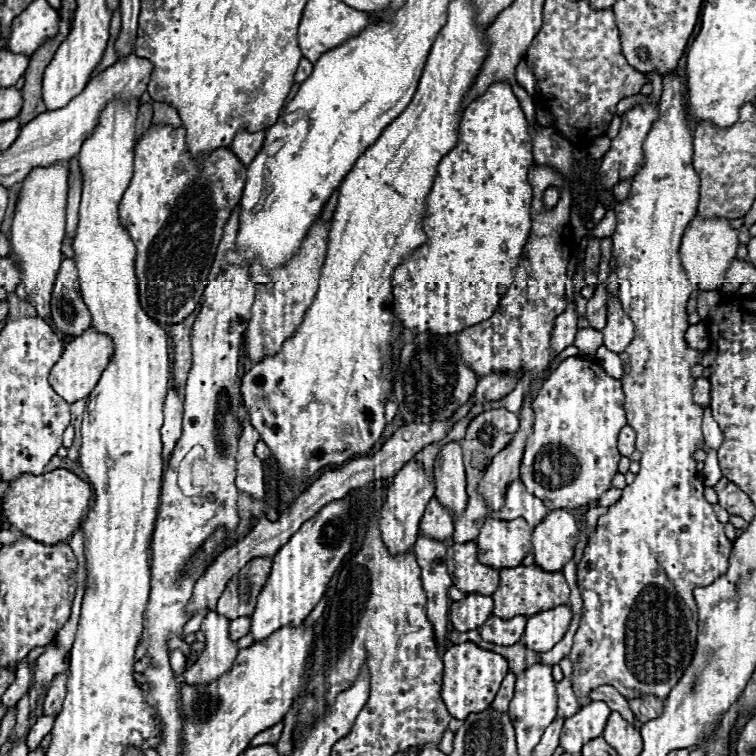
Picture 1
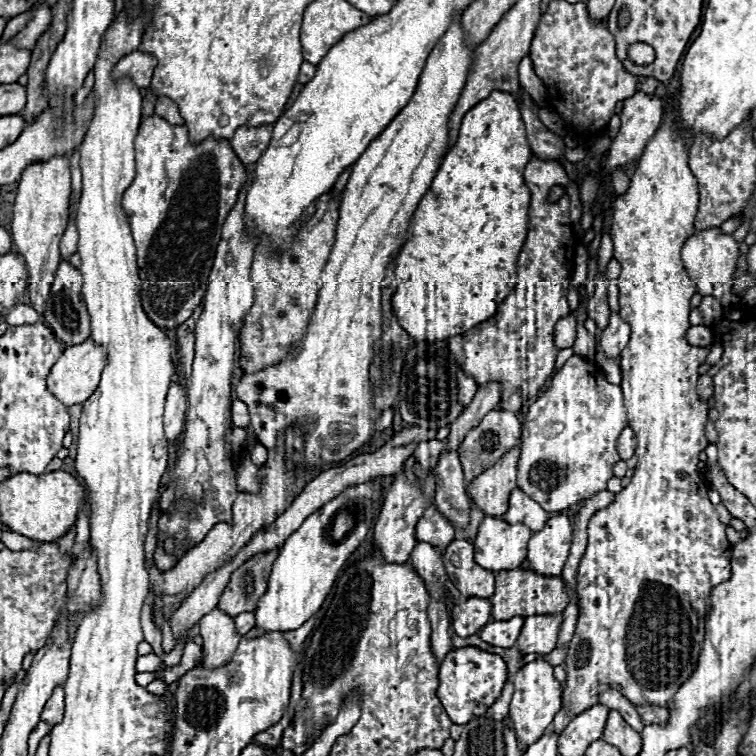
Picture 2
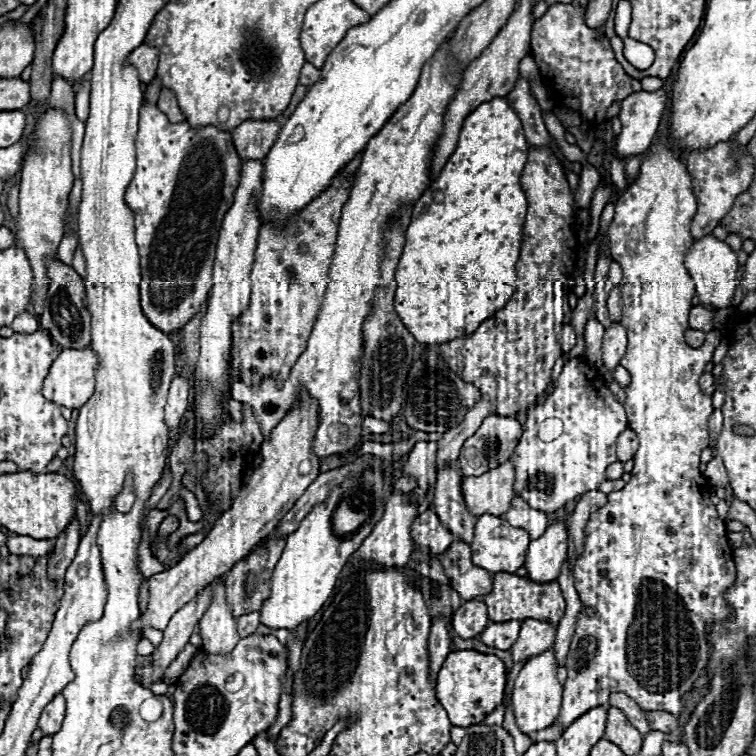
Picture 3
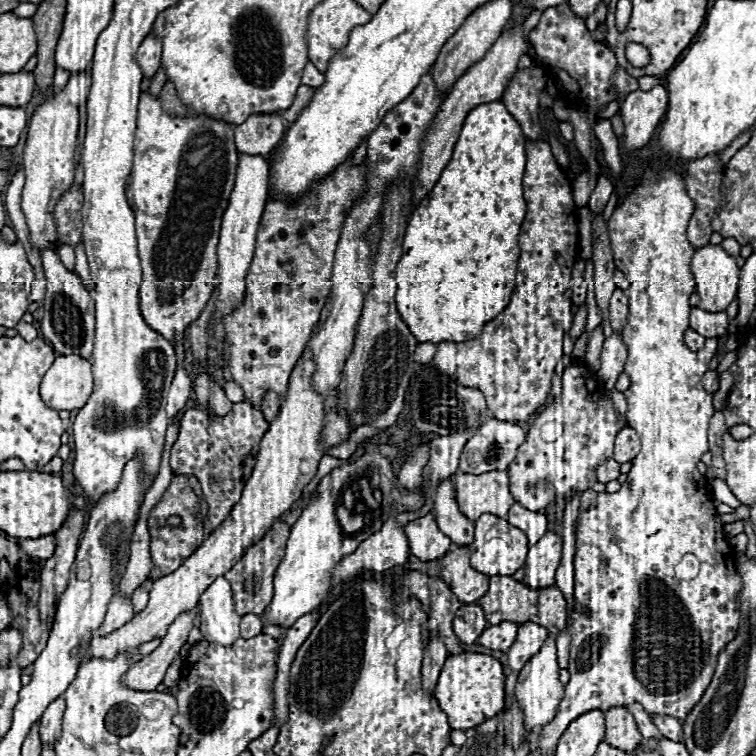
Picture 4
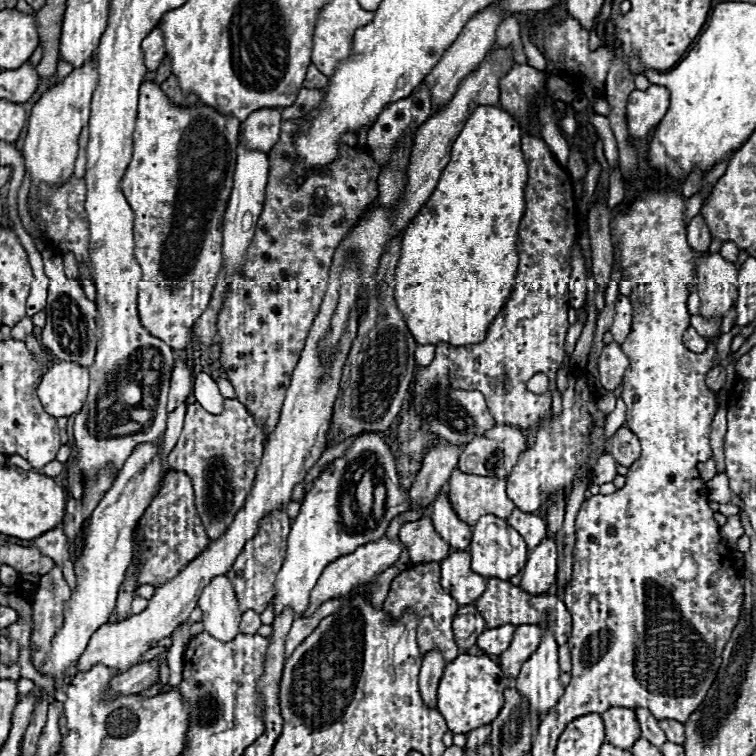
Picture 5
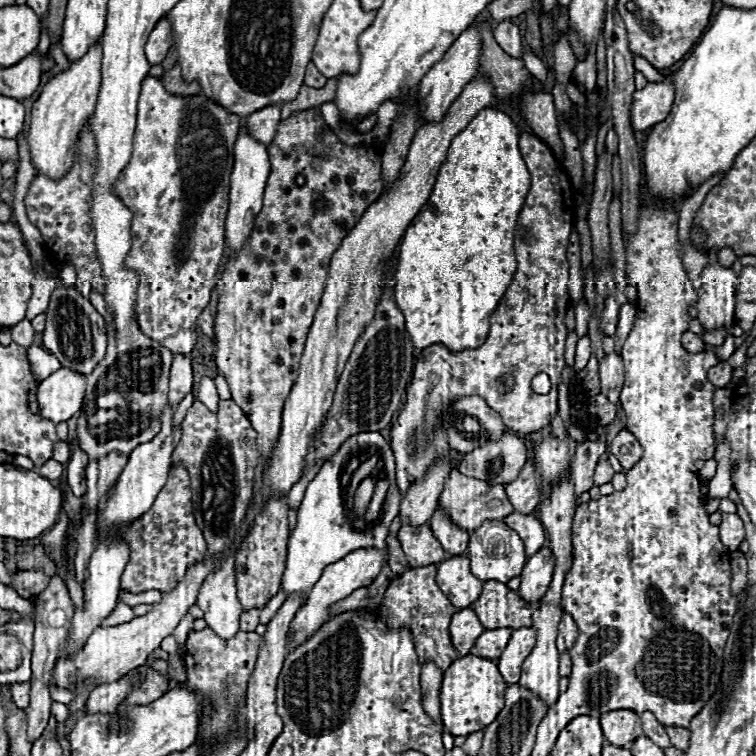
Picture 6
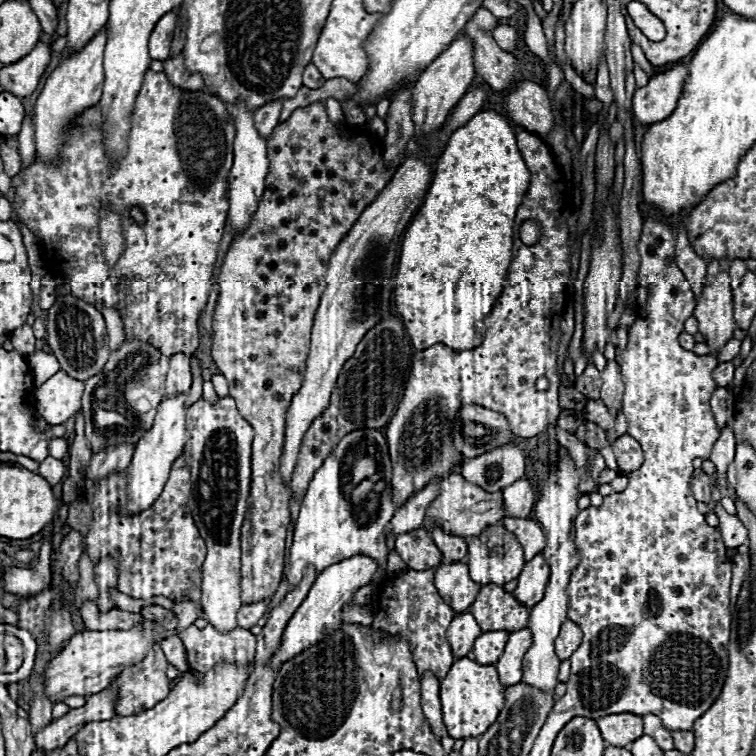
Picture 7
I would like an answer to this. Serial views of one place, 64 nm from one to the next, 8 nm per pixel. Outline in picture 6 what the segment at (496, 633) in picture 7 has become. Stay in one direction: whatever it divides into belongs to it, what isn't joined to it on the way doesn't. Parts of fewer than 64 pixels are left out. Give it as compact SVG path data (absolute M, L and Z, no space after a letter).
M496 628L496 630L484 630L478 640L476 640L476 648L478 648L478 656L494 660L500 658L500 652L504 652L506 644L508 644L508 636L512 634L512 628Z

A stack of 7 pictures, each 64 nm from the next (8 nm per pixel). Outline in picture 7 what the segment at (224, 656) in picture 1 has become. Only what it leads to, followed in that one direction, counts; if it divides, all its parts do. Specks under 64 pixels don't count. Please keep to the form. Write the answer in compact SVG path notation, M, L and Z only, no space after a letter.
M204 398L194 402L186 412L186 428L190 432L190 472L192 472L192 494L190 510L196 526L200 528L202 538L206 540L208 554L202 566L202 596L200 606L206 612L206 620L218 632L230 632L236 624L236 614L242 606L240 602L240 528L246 516L246 500L250 496L250 474L252 474L252 426L238 414L232 398L218 398L214 404L208 404Z

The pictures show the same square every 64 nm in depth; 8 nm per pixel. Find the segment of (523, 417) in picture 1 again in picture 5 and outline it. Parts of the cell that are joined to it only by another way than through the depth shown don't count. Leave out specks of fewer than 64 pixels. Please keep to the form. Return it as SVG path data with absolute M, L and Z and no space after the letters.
M456 468L448 482L448 498L454 512L474 526L484 514L508 518L516 506L506 494L506 480L498 476L472 476Z

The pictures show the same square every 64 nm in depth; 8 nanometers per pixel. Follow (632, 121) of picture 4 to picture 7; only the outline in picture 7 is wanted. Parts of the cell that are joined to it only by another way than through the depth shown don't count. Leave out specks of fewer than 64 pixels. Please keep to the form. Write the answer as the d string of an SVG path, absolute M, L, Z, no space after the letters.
M676 64L672 70L656 74L644 88L638 88L634 94L634 118L640 126L650 126L672 114L680 88L684 84L686 64Z

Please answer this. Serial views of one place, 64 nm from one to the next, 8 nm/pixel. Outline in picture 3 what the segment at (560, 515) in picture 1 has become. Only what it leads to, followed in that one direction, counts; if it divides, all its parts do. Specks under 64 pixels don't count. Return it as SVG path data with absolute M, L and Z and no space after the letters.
M552 522L546 532L530 542L526 554L528 576L536 582L552 582L558 578L562 564L568 556L568 532L566 522Z

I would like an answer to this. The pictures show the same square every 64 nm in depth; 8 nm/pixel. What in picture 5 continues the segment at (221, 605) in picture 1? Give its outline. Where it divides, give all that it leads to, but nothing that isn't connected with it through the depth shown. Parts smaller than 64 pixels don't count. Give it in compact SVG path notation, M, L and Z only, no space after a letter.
M286 508L272 512L268 518L264 518L260 522L260 532L252 540L248 540L248 544L236 558L232 570L226 574L234 584L240 612L254 610L254 612L262 614L266 610L266 606L274 600L274 594L276 594L274 580L276 580L276 574L280 572L284 556L286 556L288 532L290 532L290 520L286 514Z

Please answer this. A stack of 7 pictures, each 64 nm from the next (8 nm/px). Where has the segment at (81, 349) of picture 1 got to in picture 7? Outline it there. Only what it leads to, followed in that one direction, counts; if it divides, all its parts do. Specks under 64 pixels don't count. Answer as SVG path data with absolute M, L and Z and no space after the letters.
M60 370L36 390L36 408L48 424L62 424L80 412L82 392L84 382Z

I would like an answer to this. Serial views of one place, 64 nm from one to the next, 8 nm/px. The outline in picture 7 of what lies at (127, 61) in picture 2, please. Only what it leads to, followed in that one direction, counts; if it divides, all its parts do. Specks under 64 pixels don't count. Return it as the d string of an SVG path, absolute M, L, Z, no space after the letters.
M168 12L158 20L158 24L150 36L150 46L148 46L152 60L166 60L168 58L174 28L176 28L176 14L174 12Z

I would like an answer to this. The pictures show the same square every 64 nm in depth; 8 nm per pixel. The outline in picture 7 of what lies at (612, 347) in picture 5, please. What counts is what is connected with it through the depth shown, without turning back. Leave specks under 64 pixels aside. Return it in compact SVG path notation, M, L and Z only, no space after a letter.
M608 360L606 368L602 370L602 394L600 394L600 398L610 408L612 414L618 414L618 410L622 410L622 390L624 390L624 382L622 382L620 366L616 360Z

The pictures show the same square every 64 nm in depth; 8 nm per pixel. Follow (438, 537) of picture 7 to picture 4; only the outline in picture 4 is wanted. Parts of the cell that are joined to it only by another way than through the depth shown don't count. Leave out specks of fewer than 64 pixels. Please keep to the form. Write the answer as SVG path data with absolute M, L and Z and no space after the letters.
M448 476L440 480L436 498L434 498L434 516L438 522L438 528L452 538L458 546L468 546L474 540L474 522L468 520L456 500L456 488L454 488L454 476Z

